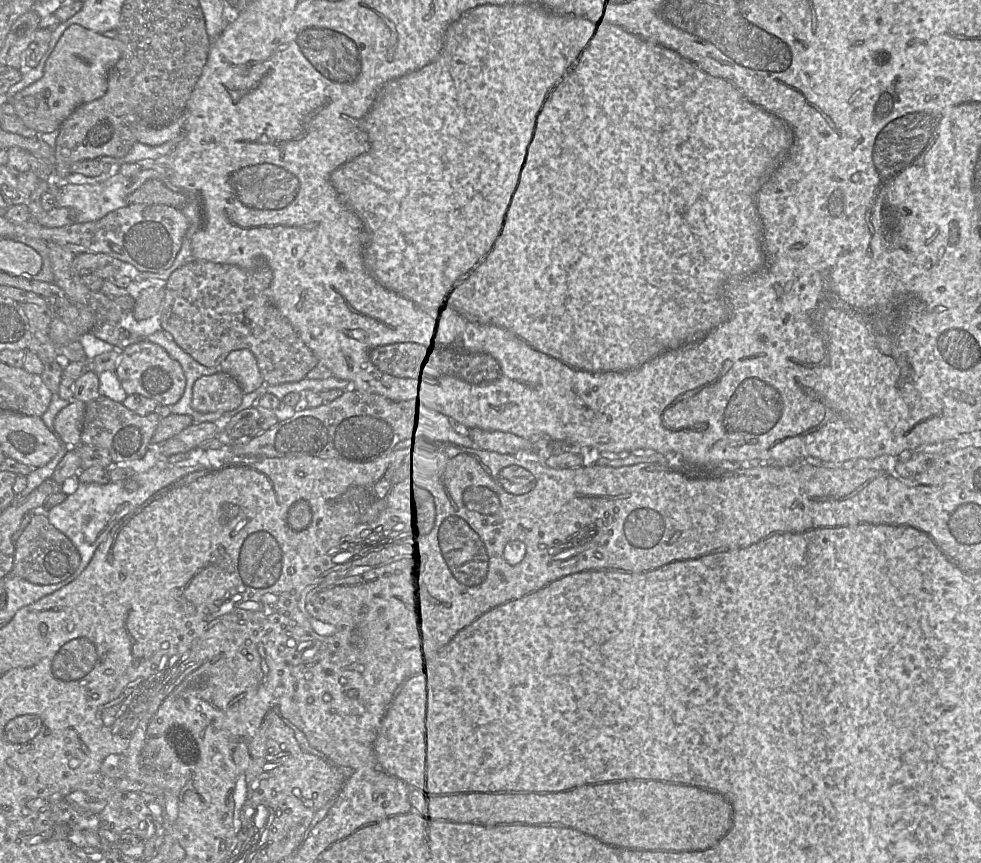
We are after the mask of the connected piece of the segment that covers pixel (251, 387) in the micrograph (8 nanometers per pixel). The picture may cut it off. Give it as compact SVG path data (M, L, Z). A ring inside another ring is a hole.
M247 349L230 352L220 364L219 370L233 377L244 394L255 391L264 382L256 357Z

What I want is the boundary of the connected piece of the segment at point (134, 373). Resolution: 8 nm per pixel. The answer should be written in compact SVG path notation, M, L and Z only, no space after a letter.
M139 340L121 351L115 373L127 395L139 394L161 406L176 404L186 387L186 377L180 363L161 346L147 340Z

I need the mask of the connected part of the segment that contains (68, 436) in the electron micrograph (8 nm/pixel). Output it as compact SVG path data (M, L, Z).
M72 400L57 414L54 420L54 433L59 437L63 445L77 447L81 444L85 409L85 403Z

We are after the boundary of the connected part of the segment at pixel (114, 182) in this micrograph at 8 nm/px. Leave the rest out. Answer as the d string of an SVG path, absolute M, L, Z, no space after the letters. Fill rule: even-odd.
M142 169L133 177L124 177L119 172L103 182L96 184L72 184L65 181L60 183L58 195L55 197L58 208L67 207L73 211L73 223L86 223L101 219L108 213L128 206L127 197L129 194L138 189L149 179L160 179L165 185L175 192L181 191L180 188L174 187L169 179L160 171L154 169Z

